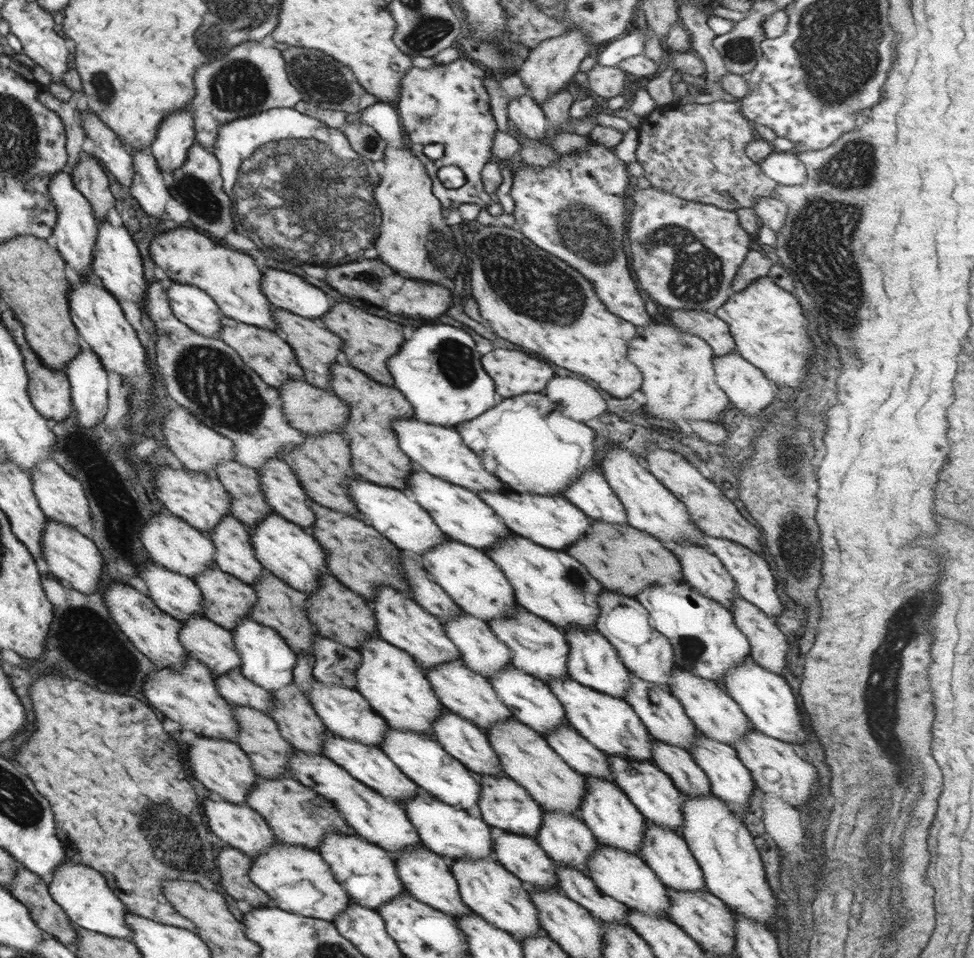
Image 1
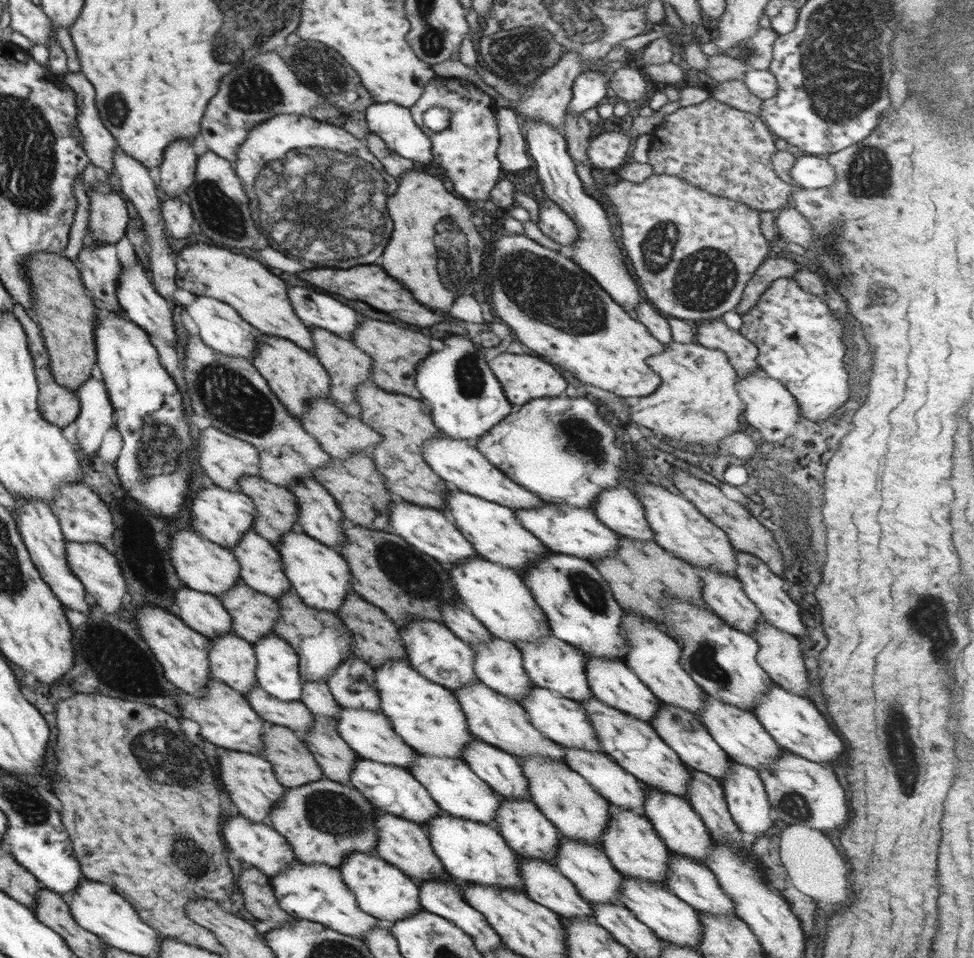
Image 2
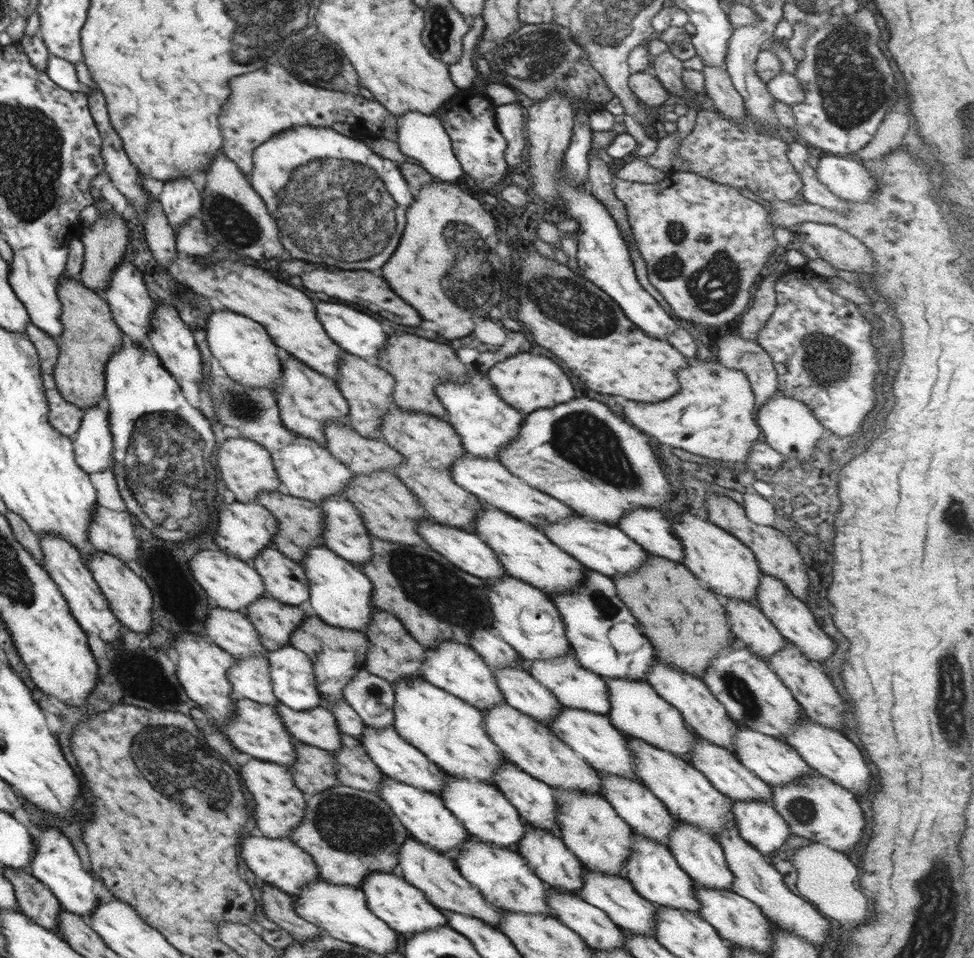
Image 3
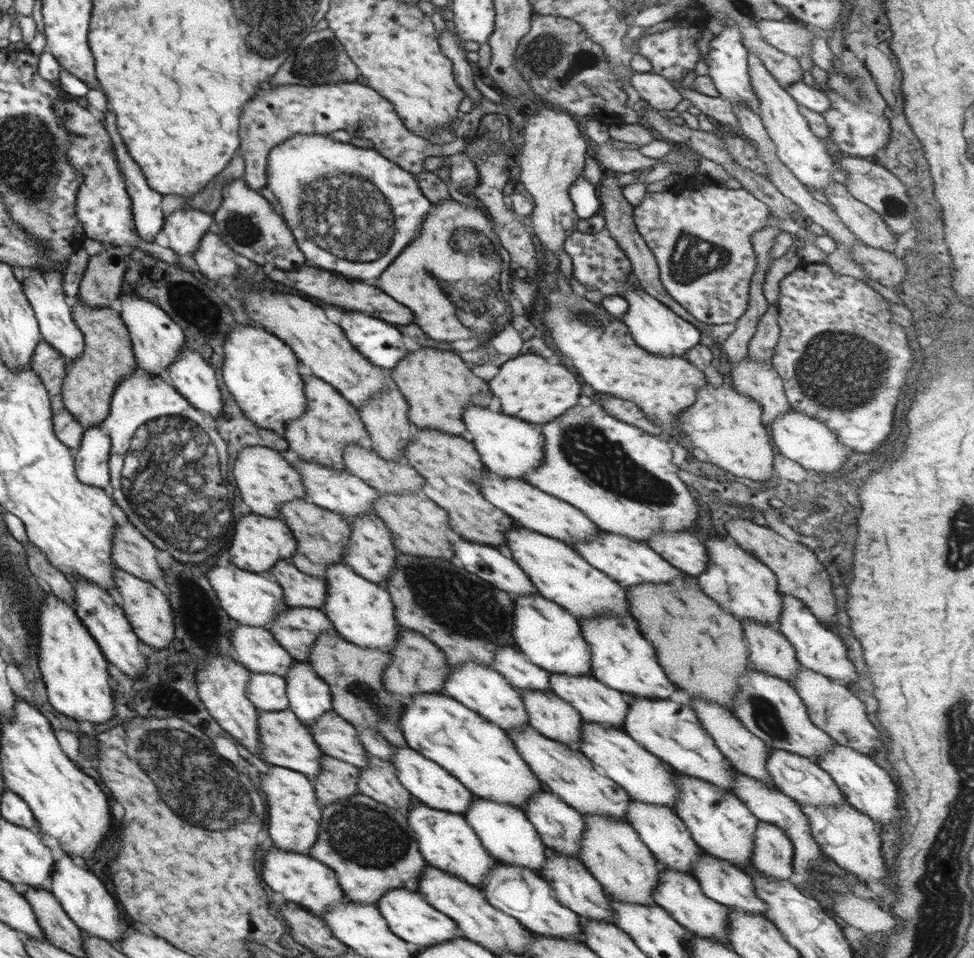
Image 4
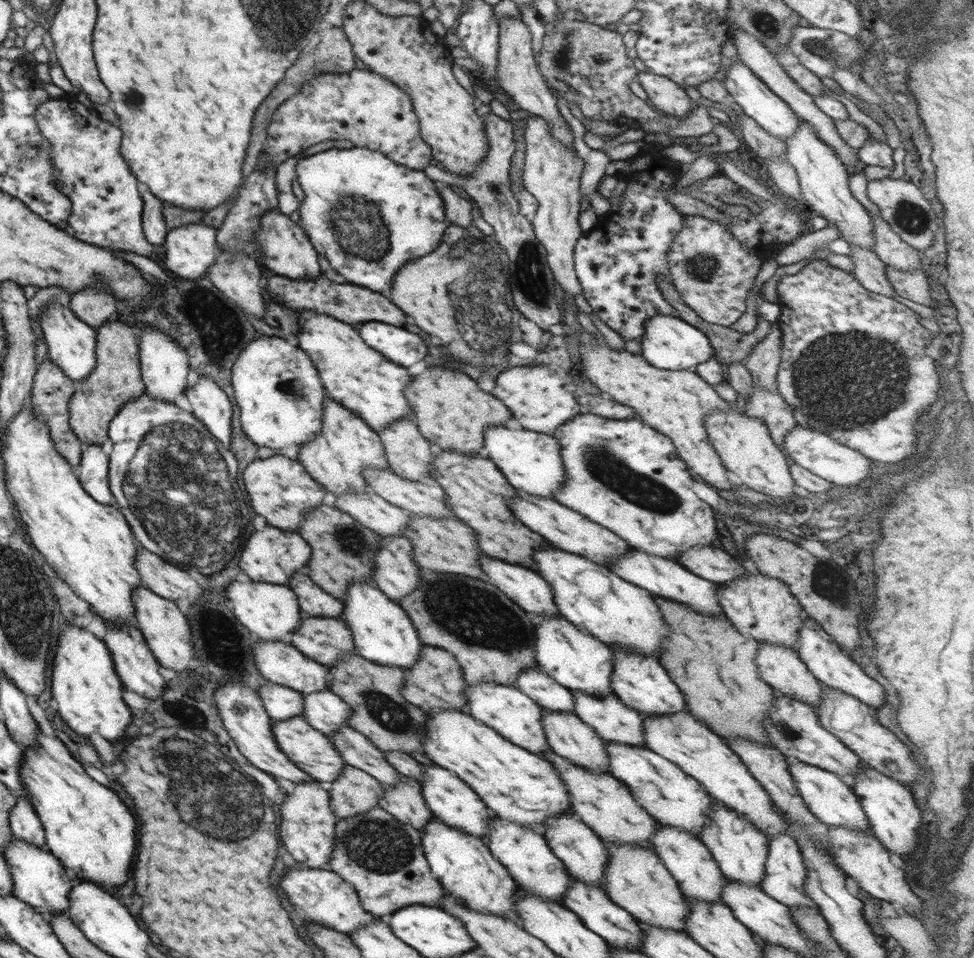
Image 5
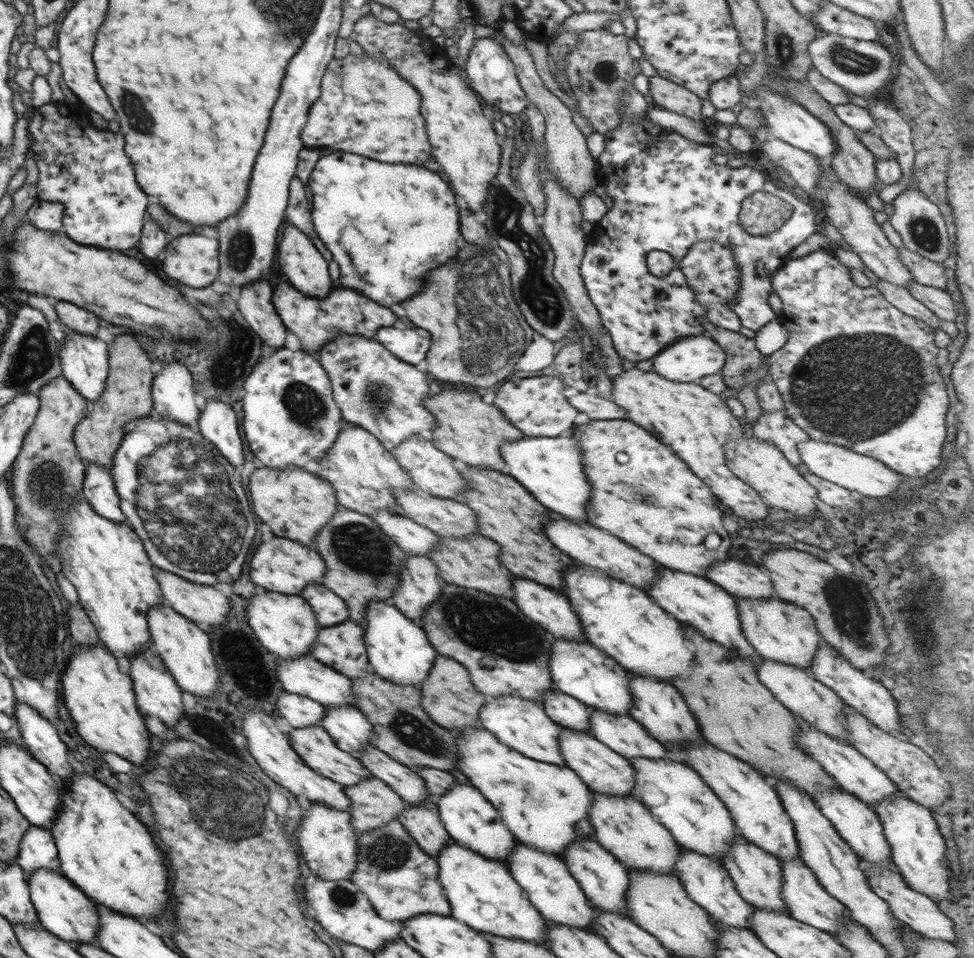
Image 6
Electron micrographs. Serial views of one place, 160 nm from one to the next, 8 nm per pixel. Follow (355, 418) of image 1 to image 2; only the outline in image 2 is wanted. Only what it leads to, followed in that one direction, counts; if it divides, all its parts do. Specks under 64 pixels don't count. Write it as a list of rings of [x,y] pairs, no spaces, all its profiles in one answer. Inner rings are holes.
[[[370,381],[359,384],[355,394],[361,422],[382,436],[382,442],[373,446],[369,455],[378,473],[384,477],[385,487],[398,499],[444,512],[445,496],[451,485],[430,469],[423,456],[423,446],[428,440],[444,436],[432,423],[430,408],[423,400],[384,391]]]

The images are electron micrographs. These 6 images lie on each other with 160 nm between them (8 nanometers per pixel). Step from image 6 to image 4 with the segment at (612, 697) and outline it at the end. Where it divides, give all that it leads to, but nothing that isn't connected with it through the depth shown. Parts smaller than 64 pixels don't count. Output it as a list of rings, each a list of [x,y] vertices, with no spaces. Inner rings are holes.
[[[539,593],[513,596],[513,631],[516,648],[527,656],[532,664],[550,674],[566,676],[593,676],[591,652],[584,640],[578,618],[559,604]]]

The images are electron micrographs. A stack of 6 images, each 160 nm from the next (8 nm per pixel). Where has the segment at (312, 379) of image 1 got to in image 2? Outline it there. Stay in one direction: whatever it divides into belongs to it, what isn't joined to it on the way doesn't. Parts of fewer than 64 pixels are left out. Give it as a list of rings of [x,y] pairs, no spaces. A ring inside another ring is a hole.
[[[308,326],[311,328],[313,347],[317,360],[324,367],[329,376],[330,401],[334,402],[337,408],[354,418],[361,418],[361,410],[356,401],[355,388],[362,383],[371,382],[372,359],[352,340],[325,331],[323,328]]]

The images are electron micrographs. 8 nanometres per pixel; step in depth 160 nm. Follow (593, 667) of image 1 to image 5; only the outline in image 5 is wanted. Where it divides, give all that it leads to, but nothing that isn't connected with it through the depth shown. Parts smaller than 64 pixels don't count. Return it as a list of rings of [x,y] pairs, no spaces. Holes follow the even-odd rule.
[[[686,710],[674,715],[643,716],[643,732],[645,747],[652,752],[671,760],[680,767],[686,774],[695,778],[709,794],[716,800],[724,803],[726,807],[744,815],[750,822],[753,822],[768,838],[772,835],[785,834],[784,815],[776,811],[776,806],[764,787],[752,776],[746,768],[743,760],[727,745],[724,738],[718,736],[712,729],[709,729],[704,722],[696,720]]]

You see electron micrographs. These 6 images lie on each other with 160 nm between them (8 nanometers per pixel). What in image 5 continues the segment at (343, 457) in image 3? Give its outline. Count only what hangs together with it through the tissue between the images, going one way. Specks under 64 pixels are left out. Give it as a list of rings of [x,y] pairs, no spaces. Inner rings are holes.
[[[389,468],[386,470],[364,470],[364,479],[372,492],[404,509],[409,514],[425,517],[452,517],[458,519],[447,507],[447,496],[443,488],[434,482],[422,482],[400,478]]]

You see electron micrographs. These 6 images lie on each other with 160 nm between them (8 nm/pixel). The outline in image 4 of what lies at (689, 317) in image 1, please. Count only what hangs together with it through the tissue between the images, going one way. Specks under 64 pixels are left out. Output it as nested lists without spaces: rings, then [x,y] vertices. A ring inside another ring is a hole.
[[[748,354],[731,366],[730,376],[733,387],[741,392],[742,396],[748,396],[759,404],[764,427],[771,428],[776,420],[791,409],[783,380],[769,361],[761,363],[751,359]]]

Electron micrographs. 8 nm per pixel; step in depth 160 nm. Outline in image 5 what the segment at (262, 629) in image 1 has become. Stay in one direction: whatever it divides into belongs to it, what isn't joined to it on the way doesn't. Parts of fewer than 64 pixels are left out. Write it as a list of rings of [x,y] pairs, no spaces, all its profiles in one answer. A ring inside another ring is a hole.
[[[330,689],[303,694],[303,716],[312,728],[319,730],[329,738],[347,724],[352,709]]]

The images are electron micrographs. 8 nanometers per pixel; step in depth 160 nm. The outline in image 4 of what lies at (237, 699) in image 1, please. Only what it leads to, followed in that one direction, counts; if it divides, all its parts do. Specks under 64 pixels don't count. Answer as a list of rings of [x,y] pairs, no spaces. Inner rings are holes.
[[[336,711],[325,712],[308,726],[318,748],[338,760],[354,766],[367,765],[367,750],[363,747],[357,729]]]

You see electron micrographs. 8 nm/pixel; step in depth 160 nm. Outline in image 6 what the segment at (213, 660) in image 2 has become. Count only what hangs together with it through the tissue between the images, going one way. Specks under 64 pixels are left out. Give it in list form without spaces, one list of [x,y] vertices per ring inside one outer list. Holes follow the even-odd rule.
[[[282,693],[275,703],[278,712],[288,720],[294,728],[318,726],[328,707],[307,696],[296,693]]]

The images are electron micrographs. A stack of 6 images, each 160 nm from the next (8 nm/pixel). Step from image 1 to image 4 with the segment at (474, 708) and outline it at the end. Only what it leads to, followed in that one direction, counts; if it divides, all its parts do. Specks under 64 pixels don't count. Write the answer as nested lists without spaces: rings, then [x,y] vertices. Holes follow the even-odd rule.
[[[532,725],[506,732],[515,744],[520,758],[532,769],[535,777],[566,804],[584,815],[606,815],[625,820],[629,802],[628,793],[617,782],[608,778],[582,751],[545,737]]]

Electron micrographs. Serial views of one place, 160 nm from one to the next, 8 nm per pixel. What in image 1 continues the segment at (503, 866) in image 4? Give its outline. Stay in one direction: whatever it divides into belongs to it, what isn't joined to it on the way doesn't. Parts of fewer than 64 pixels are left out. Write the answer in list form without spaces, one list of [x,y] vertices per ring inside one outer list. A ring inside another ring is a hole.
[[[419,788],[415,795],[402,804],[408,820],[416,828],[421,842],[444,858],[456,859],[484,859],[493,854],[493,836],[491,827],[482,818],[472,817],[465,809],[441,803],[428,792]]]

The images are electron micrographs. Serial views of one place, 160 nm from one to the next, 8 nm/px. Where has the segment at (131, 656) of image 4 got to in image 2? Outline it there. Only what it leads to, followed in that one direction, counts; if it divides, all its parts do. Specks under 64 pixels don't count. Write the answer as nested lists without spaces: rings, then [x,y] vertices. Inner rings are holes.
[[[15,499],[17,511],[15,512],[15,521],[20,537],[28,549],[34,566],[38,569],[42,580],[48,584],[56,598],[65,607],[82,612],[86,618],[92,605],[96,605],[91,599],[88,592],[85,591],[84,585],[76,578],[67,563],[67,545],[66,538],[58,517],[51,511],[50,506],[40,502],[38,499],[28,502],[26,499]]]

